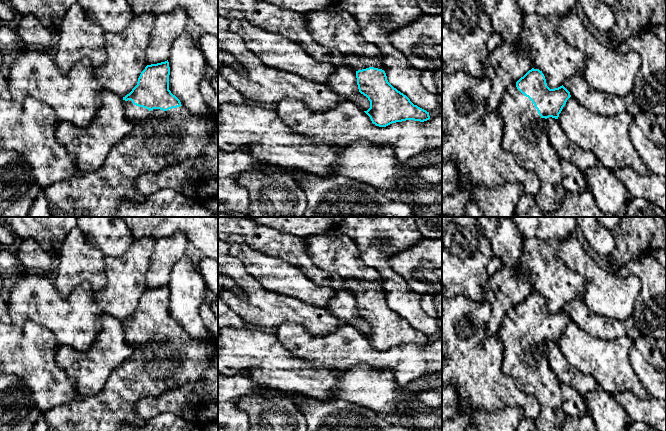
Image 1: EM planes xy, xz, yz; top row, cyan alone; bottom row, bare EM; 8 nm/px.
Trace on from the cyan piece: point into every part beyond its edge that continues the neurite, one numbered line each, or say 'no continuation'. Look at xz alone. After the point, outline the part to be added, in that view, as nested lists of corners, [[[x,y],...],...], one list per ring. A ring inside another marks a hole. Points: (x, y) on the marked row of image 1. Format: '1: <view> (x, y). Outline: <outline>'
1: xz (355, 62). Outline: [[[346,54],[344,64],[352,68],[355,72],[358,70],[374,67],[384,70],[382,61],[376,59],[368,59],[353,54]]]

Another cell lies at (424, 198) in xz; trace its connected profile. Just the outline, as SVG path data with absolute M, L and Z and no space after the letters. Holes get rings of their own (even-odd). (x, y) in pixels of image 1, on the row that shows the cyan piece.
M442 162L430 167L422 168L412 173L408 178L399 182L398 192L408 193L410 203L414 204L413 211L429 211L442 214L442 192L430 187L415 187L414 178L418 177L425 183L438 185L442 183Z

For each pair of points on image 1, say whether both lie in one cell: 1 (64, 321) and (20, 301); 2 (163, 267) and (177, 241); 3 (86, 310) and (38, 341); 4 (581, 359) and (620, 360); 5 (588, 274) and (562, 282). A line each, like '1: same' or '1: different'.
1: same
2: same
3: different
4: same
5: different

